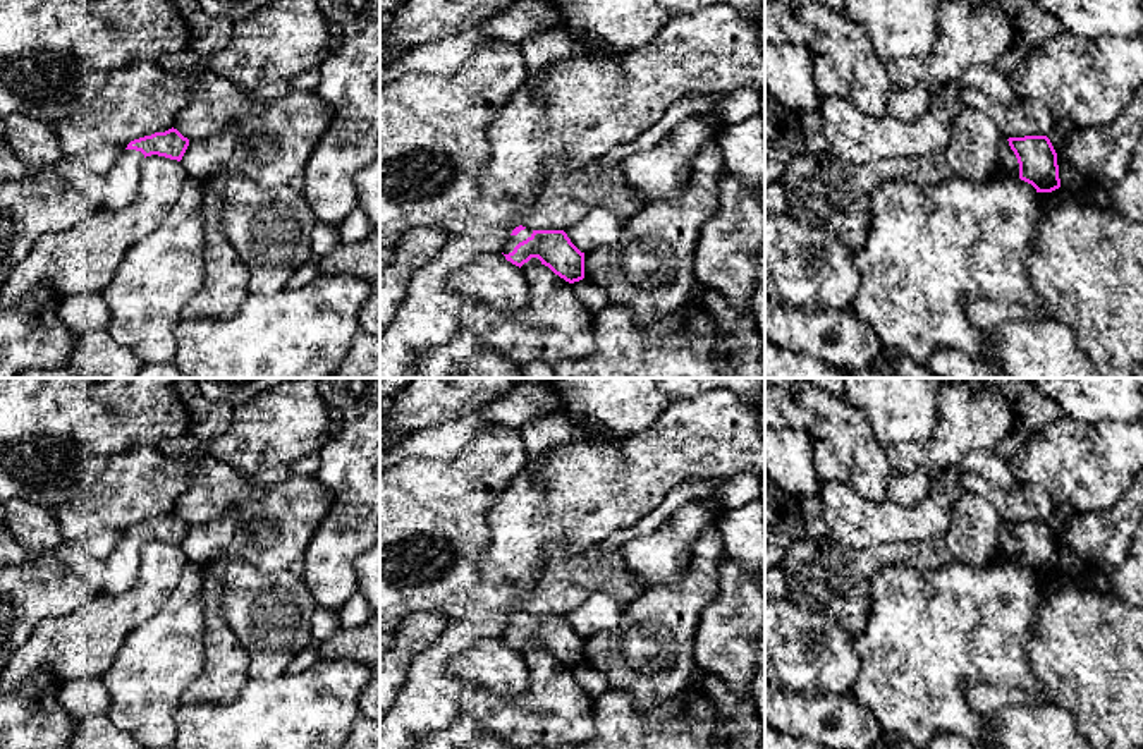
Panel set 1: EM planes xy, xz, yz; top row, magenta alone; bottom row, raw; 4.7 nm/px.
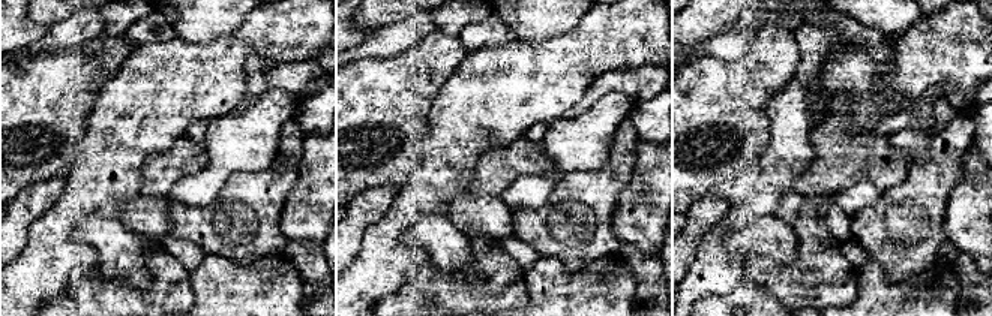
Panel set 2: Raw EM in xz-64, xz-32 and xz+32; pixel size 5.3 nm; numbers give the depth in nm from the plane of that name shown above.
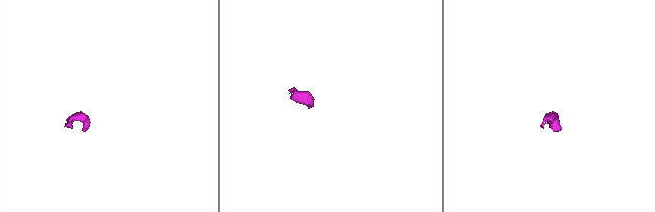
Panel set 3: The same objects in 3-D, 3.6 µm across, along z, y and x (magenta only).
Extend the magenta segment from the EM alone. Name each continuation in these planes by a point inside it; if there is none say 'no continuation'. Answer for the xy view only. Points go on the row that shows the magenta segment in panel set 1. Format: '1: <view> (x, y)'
1: xy (117, 188)

